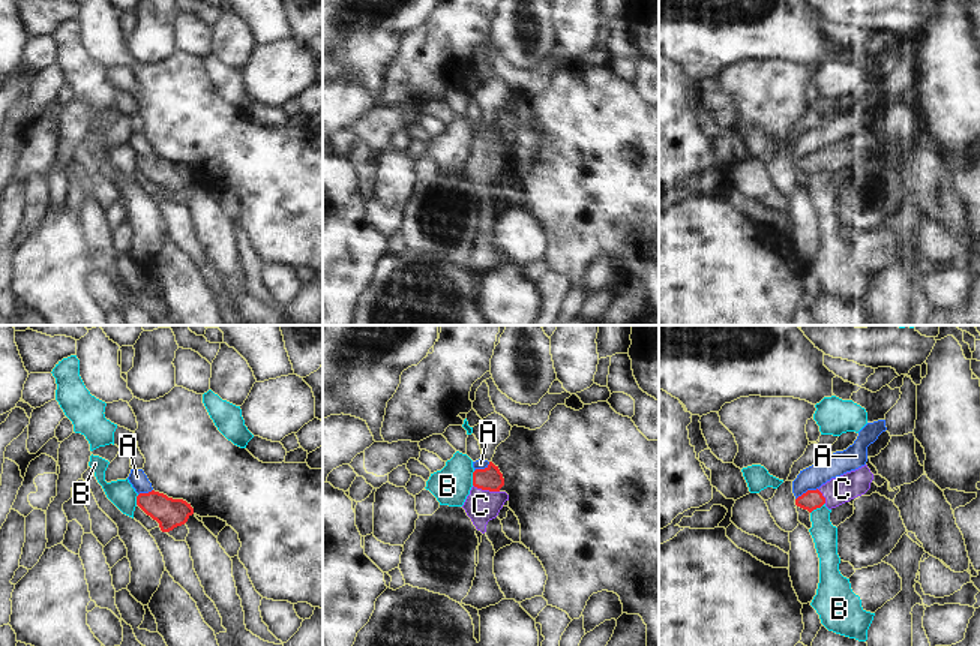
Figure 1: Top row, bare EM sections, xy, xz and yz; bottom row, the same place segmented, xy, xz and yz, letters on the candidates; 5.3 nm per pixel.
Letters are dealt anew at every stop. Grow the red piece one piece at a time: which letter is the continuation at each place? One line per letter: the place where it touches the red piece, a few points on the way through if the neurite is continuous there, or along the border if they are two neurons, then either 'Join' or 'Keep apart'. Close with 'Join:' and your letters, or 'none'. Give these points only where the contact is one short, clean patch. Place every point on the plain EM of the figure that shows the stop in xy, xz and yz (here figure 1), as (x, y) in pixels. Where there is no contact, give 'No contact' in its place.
A: Touches red at yz (808, 155). Boundary: yz (817, 152), (808, 153), (796, 164). Keep apart
B: Touches red at xz (473, 143). Boundary: xz (474, 135), (471, 149). Keep apart
C: Touches red at xz (486, 153). Path across: xz (490, 143), (486, 153), (485, 165), (480, 170). Join
Join: C

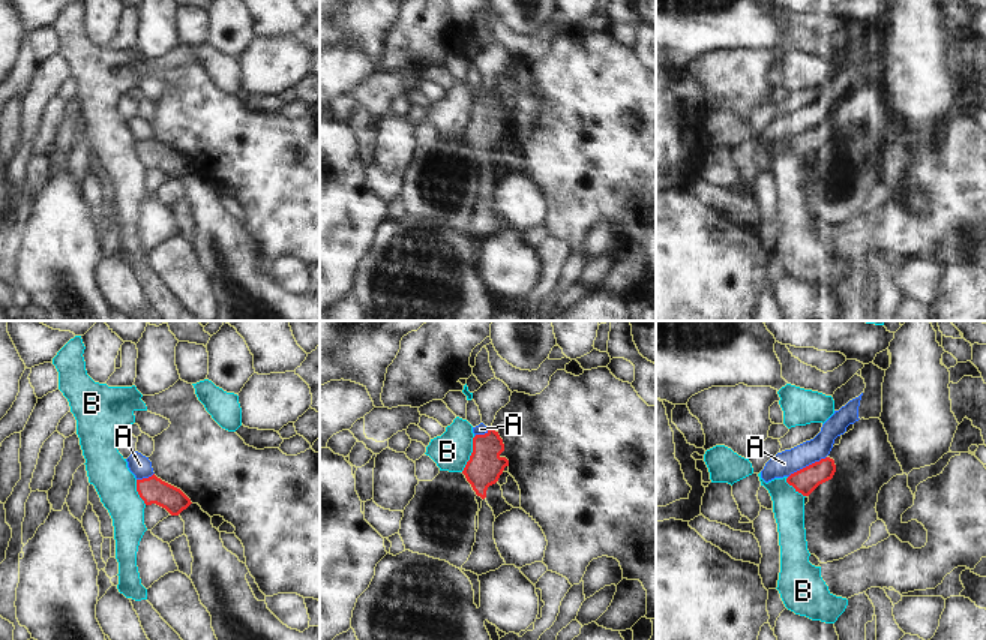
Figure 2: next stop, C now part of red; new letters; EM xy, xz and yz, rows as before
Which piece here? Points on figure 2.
A: Touches red at yz (806, 131). Boundary: yz (826, 120), (794, 135), (788, 141). Keep apart
B: Touches red at xz (471, 119). Boundary: xz (474, 101), (470, 123), (461, 135). Keep apart
Join: none

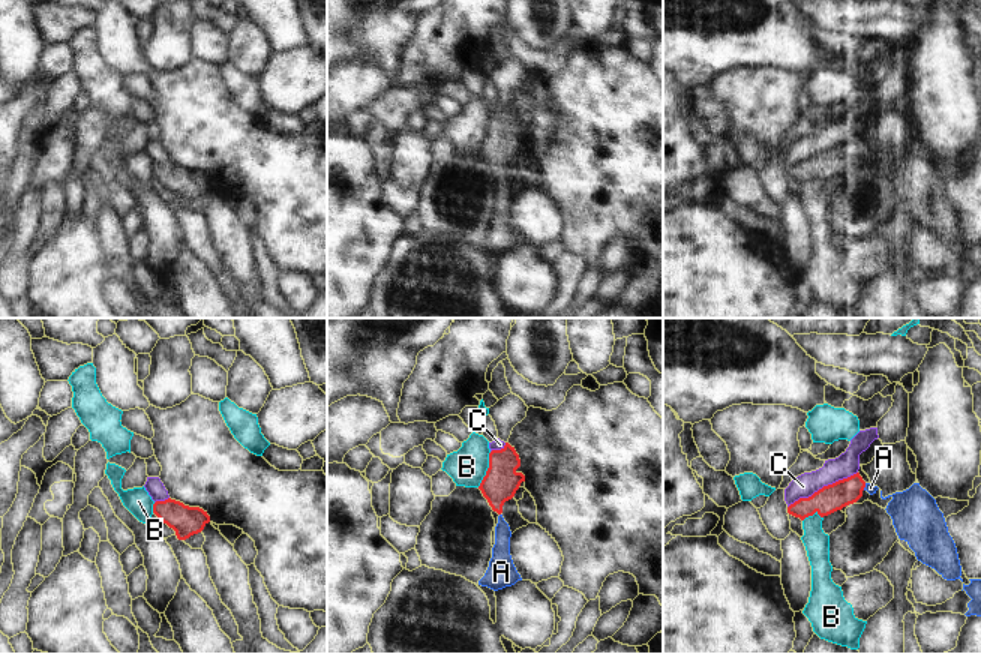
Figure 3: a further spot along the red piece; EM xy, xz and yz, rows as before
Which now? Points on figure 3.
A: Touches red at yz (864, 150). Path across: yz (834, 161), (854, 150), (864, 150), (870, 152). Join
B: Touches red at xz (488, 134). Boundary: xz (491, 116), (486, 138), (477, 150). Keep apart
C: Touches red at yz (824, 150). Boundary: yz (857, 135), (824, 149), (807, 161), (800, 161), (788, 171). Keep apart
Join: A

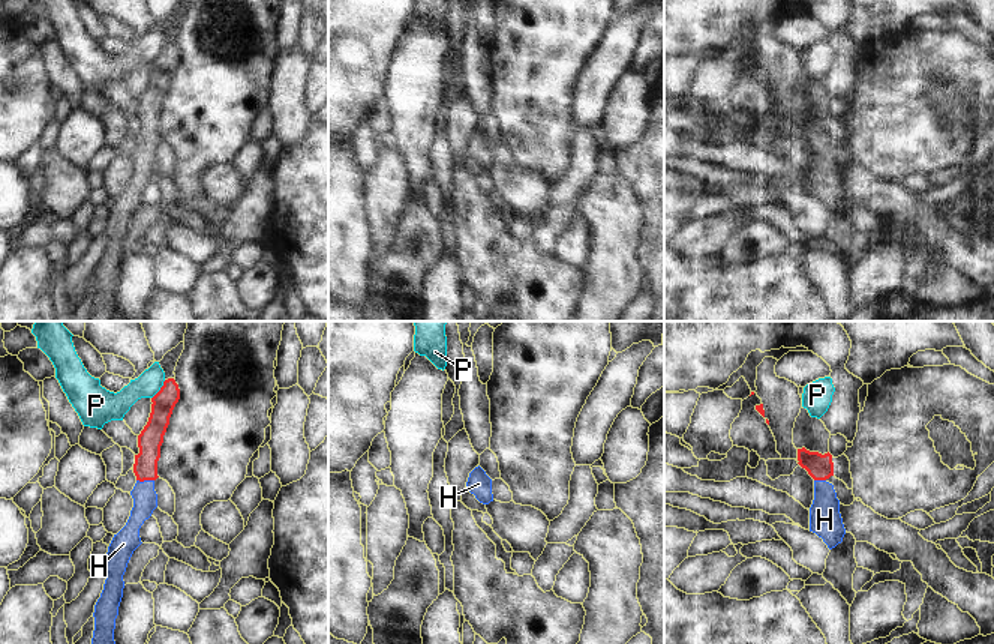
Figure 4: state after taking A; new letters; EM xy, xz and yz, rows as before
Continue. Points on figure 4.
H: Touches red at xy (146, 143). Path across: xy (150, 102), (146, 143), (144, 159). Join
P: Touches red at xy (161, 53). Keep apart
Join: H

